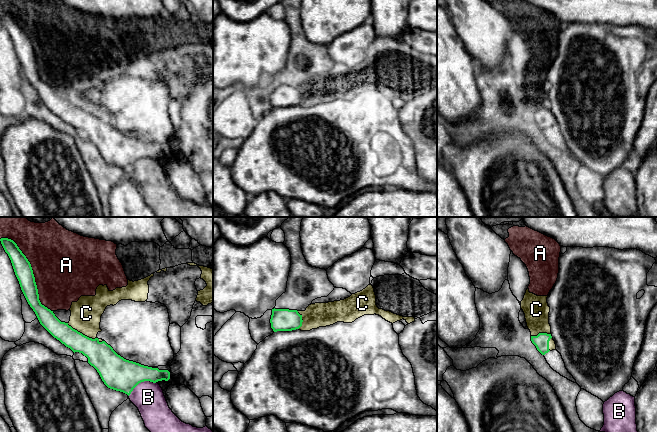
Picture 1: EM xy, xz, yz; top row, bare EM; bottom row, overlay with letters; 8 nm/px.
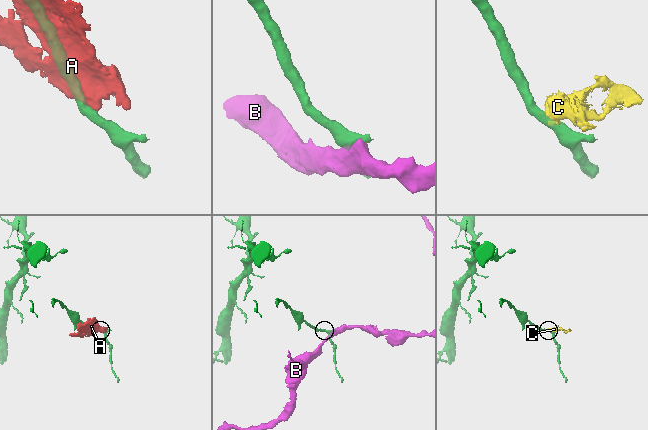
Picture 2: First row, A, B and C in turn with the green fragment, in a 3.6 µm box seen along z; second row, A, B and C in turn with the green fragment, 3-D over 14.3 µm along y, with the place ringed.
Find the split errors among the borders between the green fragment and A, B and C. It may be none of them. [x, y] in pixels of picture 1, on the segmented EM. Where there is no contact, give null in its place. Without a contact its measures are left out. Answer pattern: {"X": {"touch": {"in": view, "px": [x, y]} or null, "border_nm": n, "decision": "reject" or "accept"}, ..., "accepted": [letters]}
{"A": {"touch": {"in": "xy", "px": [32, 272]}, "border_nm": 750, "decision": "reject"}, "B": {"touch": {"in": "xy", "px": [141, 381]}, "border_nm": 260, "decision": "reject"}, "C": {"touch": {"in": "xy", "px": [81, 333]}, "border_nm": 260, "decision": "reject"}, "accepted": []}

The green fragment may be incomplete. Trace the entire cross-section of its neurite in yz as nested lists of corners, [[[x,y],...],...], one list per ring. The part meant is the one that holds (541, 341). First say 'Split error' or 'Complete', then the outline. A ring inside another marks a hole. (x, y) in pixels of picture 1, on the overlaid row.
Complete. [[[539,333],[537,336],[531,336],[532,343],[536,346],[537,350],[545,355],[549,350],[549,341],[552,338],[551,334]]]

